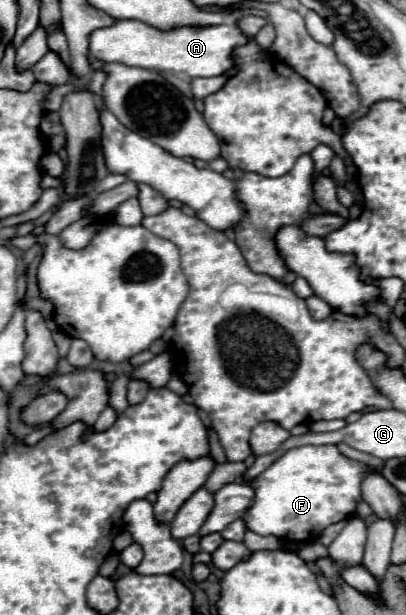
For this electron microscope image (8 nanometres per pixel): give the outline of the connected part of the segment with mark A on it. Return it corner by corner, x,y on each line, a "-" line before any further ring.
118,20
116,26
96,30
90,38
92,56
100,62
120,62
126,66
138,66
148,70
186,72
190,78
210,78
228,72
234,66
232,50
248,44
248,36
238,24
218,26
178,26
170,30
158,30
138,20

